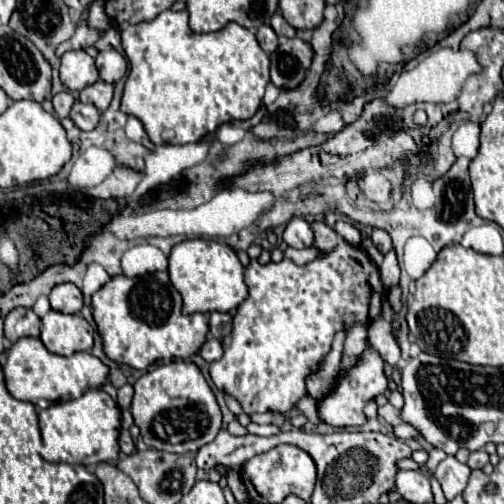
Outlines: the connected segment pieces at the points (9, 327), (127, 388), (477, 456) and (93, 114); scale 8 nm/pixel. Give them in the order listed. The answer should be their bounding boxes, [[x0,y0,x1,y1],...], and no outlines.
[[5,308,41,342],[117,384,133,410],[469,450,489,468],[69,102,101,130]]

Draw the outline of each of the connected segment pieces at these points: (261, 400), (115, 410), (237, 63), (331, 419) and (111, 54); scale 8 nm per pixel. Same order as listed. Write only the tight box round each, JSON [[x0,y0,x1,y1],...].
[[209,222,387,414],[39,388,119,466],[121,10,269,144],[319,348,387,426],[95,48,127,84]]

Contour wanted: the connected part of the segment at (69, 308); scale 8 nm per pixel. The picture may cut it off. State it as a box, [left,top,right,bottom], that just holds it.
[49,284,83,314]

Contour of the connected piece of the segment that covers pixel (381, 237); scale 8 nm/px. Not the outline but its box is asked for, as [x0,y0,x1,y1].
[371,228,393,254]

